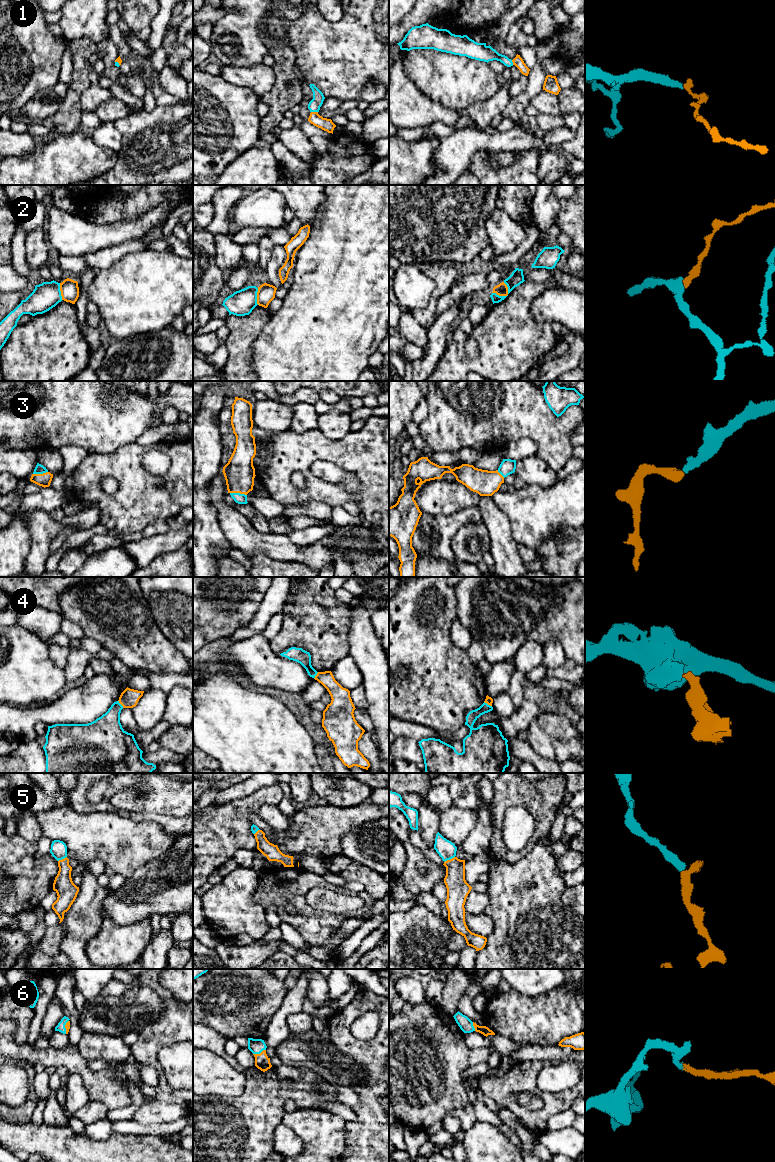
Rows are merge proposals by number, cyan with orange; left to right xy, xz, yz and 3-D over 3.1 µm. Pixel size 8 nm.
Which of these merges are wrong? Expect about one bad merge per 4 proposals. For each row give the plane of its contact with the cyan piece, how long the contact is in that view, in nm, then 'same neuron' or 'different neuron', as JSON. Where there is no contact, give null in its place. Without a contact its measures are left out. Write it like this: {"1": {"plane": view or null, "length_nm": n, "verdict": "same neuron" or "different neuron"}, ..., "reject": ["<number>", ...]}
{"1": {"plane": "xz", "length_nm": 60, "verdict": "same neuron"}, "2": {"plane": "yz", "length_nm": 140, "verdict": "different neuron"}, "3": {"plane": "xz", "length_nm": 140, "verdict": "same neuron"}, "4": {"plane": "xy", "length_nm": 80, "verdict": "different neuron"}, "5": {"plane": "yz", "length_nm": 100, "verdict": "same neuron"}, "6": {"plane": "xz", "length_nm": 110, "verdict": "same neuron"}, "reject": ["2", "4"]}

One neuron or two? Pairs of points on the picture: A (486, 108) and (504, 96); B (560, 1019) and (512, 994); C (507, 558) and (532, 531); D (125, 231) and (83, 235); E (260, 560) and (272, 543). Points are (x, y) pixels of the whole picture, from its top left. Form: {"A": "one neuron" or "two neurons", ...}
{"A": "one neuron", "B": "one neuron", "C": "two neurons", "D": "one neuron", "E": "two neurons"}

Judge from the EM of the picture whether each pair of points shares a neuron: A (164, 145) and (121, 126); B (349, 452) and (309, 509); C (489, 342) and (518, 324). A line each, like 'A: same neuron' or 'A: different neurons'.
A: same neuron
B: different neurons
C: same neuron

